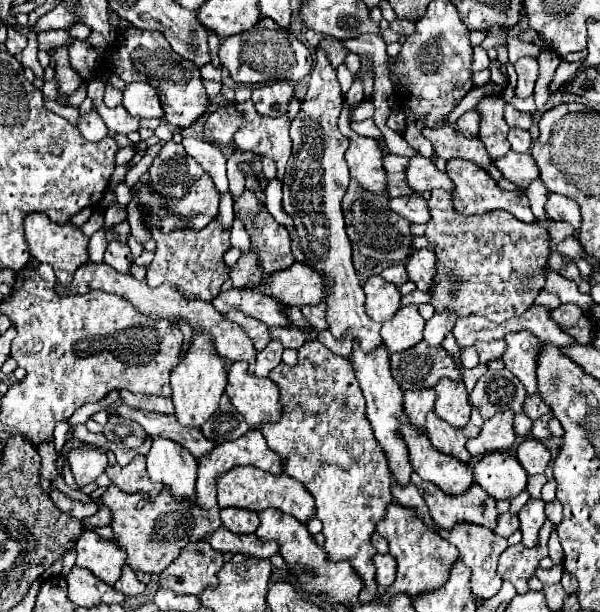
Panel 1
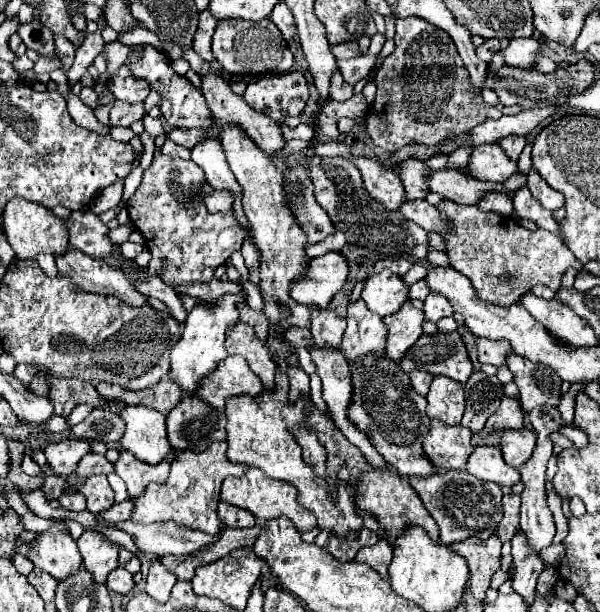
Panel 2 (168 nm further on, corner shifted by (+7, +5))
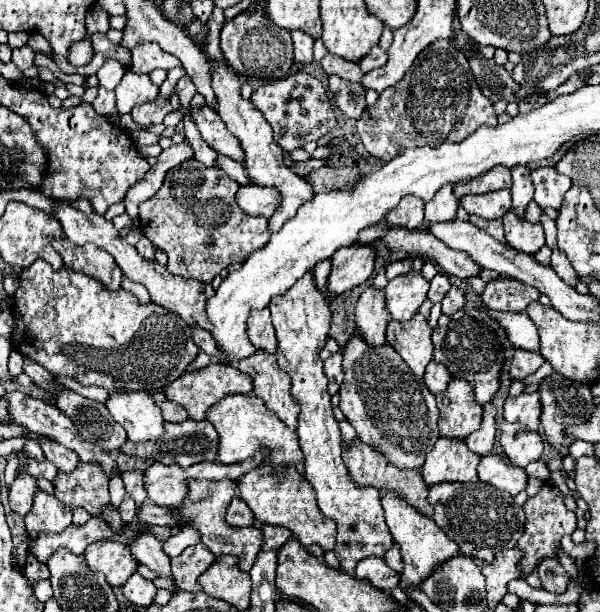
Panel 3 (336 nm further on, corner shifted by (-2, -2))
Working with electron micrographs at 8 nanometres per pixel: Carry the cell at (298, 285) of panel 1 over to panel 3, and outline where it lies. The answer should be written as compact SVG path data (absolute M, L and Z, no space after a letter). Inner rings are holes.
M352 245L352 247L340 247L334 255L332 271L328 275L326 283L326 295L338 297L364 281L374 271L374 249L368 245Z

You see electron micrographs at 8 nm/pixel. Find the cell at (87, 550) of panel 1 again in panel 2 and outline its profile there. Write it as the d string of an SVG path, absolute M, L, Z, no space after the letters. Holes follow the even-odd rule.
M85 530L77 540L77 548L83 558L83 566L93 574L93 580L99 584L105 584L109 572L119 566L119 546L107 540L97 530Z

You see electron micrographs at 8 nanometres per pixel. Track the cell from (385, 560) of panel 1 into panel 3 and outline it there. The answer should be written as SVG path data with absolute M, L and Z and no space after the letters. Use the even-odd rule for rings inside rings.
M368 557L356 565L358 579L368 579L374 587L390 591L398 585L398 575L384 563L382 557Z

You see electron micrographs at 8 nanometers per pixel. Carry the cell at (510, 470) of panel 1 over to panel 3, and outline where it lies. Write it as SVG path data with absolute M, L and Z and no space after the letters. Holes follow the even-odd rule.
M504 453L482 457L478 465L478 477L480 481L496 489L508 491L510 495L518 495L520 491L526 489L526 483L528 483L526 471L520 467L514 467Z

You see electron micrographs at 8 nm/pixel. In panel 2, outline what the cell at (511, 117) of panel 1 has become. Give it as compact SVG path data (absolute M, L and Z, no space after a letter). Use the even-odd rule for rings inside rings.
M397 20L395 50L375 74L377 96L371 106L371 118L365 118L365 130L373 144L387 152L403 144L439 144L455 132L471 130L479 120L499 118L501 112L481 100L471 86L467 70L455 52L455 44L433 24L415 20Z

